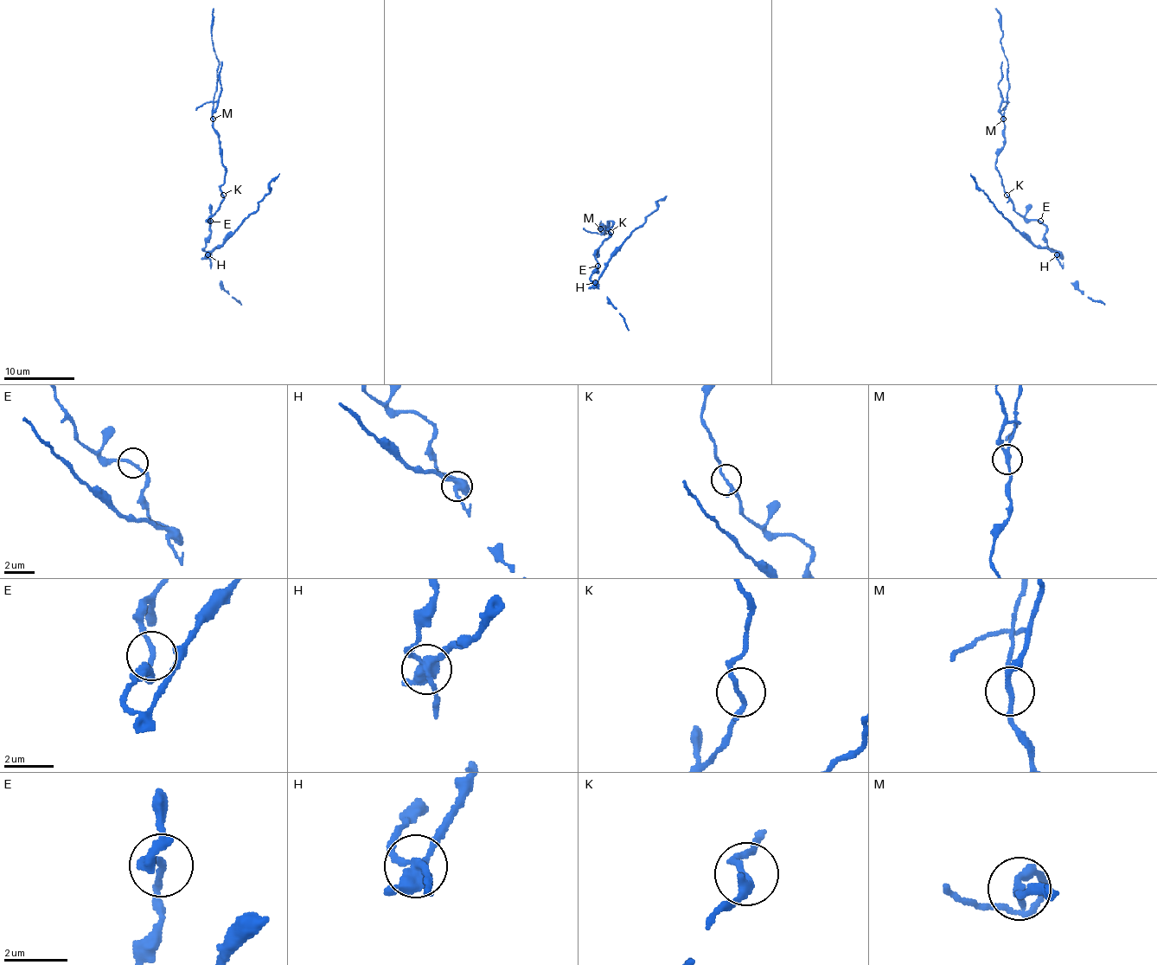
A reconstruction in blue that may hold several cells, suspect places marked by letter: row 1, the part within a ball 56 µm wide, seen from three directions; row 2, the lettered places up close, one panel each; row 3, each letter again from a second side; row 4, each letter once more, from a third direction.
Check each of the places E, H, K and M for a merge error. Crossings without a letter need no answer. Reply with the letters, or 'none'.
H, M

